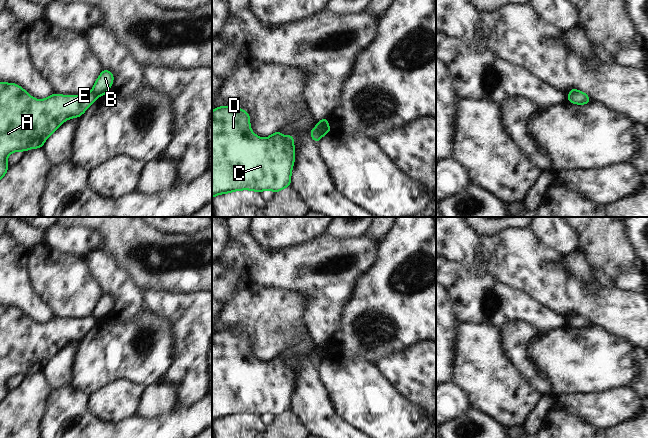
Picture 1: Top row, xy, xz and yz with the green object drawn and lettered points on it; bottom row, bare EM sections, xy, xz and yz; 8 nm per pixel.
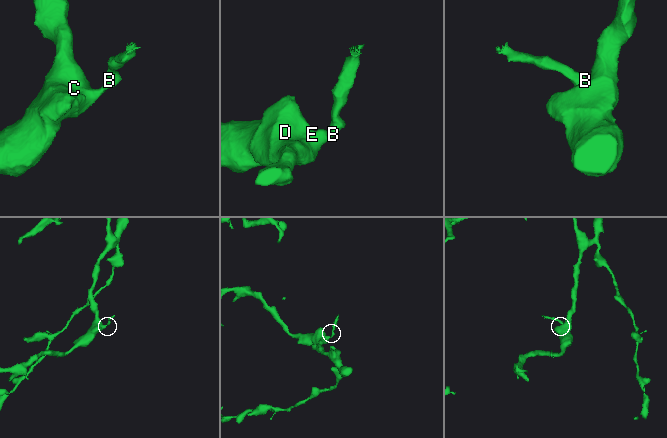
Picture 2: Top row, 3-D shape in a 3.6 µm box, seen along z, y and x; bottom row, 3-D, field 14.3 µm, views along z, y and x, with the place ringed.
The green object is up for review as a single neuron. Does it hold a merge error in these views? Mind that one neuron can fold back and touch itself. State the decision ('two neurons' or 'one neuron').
two neurons

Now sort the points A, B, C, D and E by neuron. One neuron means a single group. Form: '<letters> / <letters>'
A C D E / B

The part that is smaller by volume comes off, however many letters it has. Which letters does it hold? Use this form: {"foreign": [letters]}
{"foreign": ["B"]}

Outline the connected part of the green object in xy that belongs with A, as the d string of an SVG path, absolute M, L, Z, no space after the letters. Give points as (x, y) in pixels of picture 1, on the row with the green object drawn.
M0 82L0 179L7 173L7 157L15 151L42 148L46 139L66 120L81 115L96 100L93 93L84 95L58 95L38 100L21 86Z

